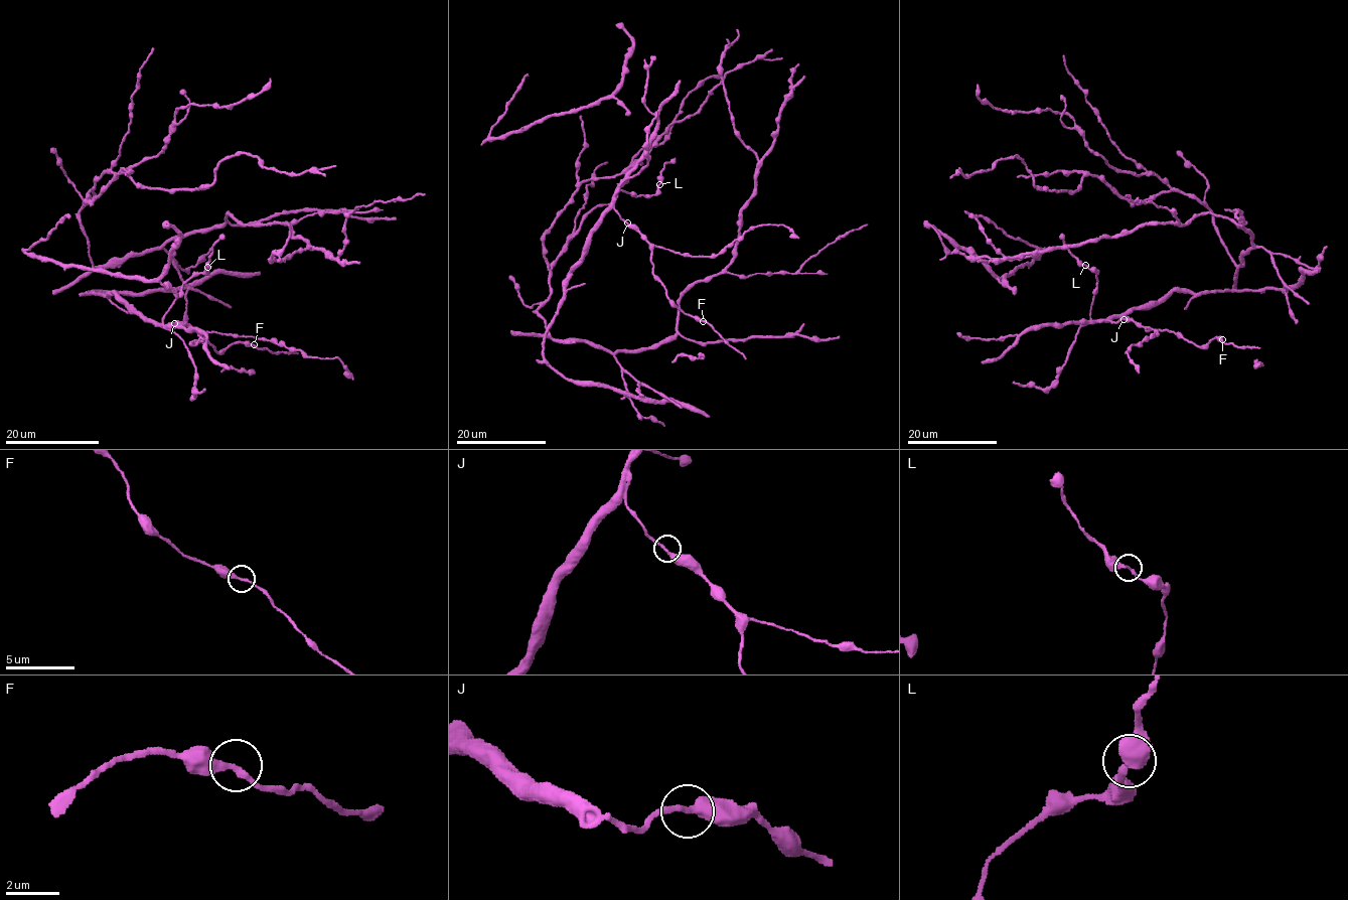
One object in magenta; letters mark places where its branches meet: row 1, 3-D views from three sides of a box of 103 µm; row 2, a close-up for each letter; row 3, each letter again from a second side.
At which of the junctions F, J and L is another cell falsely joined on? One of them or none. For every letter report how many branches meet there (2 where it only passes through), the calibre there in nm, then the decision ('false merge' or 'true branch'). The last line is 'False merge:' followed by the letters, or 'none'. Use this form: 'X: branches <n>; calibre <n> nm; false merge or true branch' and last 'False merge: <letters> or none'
F: branches 2; calibre 280 nm; true branch
J: branches 2; calibre 280 nm; true branch
L: branches 2; calibre 240 nm; true branch
False merge: none

